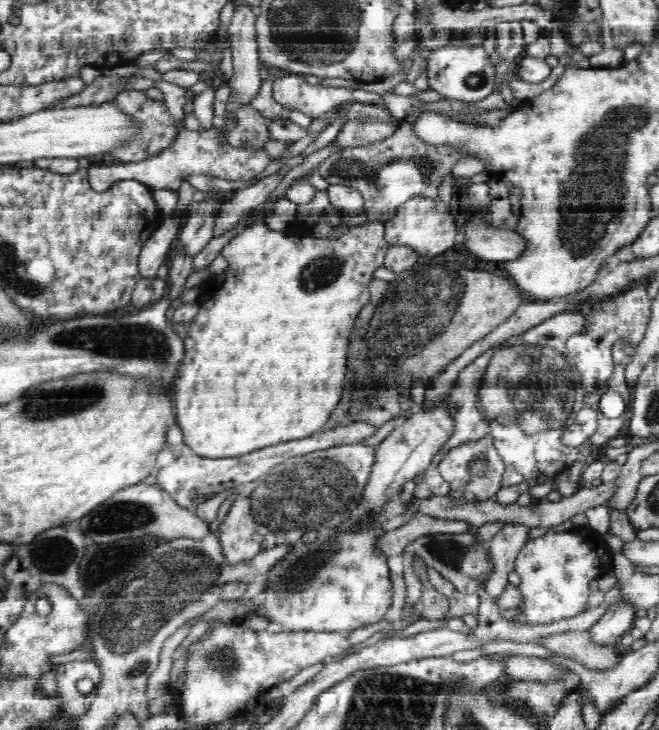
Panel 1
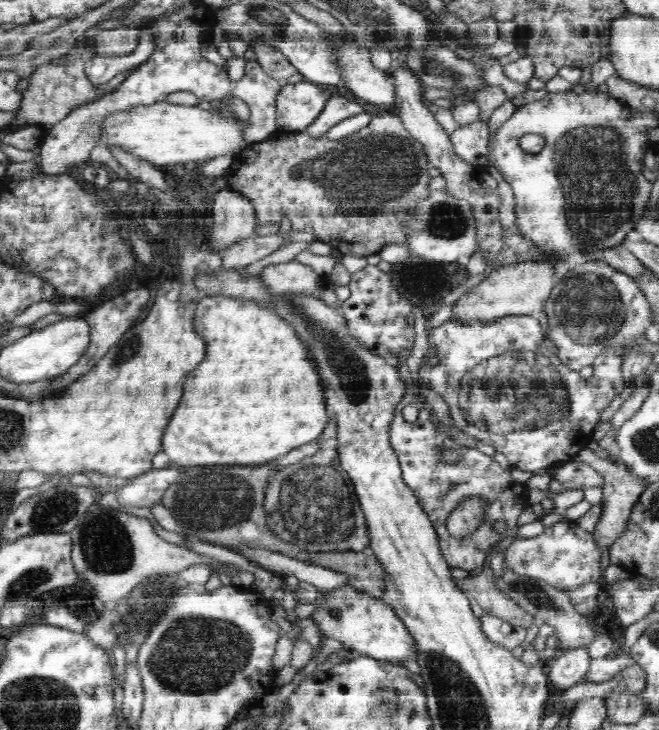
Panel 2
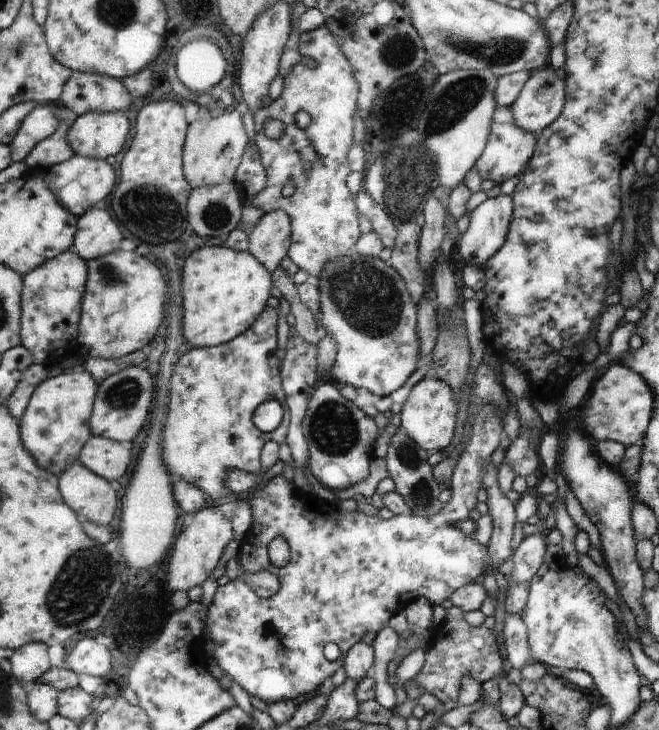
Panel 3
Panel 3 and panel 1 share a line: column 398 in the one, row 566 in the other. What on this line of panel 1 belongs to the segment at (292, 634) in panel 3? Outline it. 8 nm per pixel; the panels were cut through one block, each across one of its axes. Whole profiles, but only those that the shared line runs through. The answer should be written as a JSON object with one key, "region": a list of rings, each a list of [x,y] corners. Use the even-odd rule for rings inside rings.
{"region":[[[590,529],[584,534],[548,531],[543,536],[530,539],[515,560],[515,571],[522,581],[518,588],[524,596],[524,604],[520,606],[522,620],[514,623],[548,624],[554,620],[572,618],[584,611],[588,602],[588,582],[599,578],[600,568],[608,568],[611,561],[611,558],[602,558],[600,564],[594,560],[598,556],[596,548],[600,548],[596,540],[600,540],[602,535],[590,532]]]}

